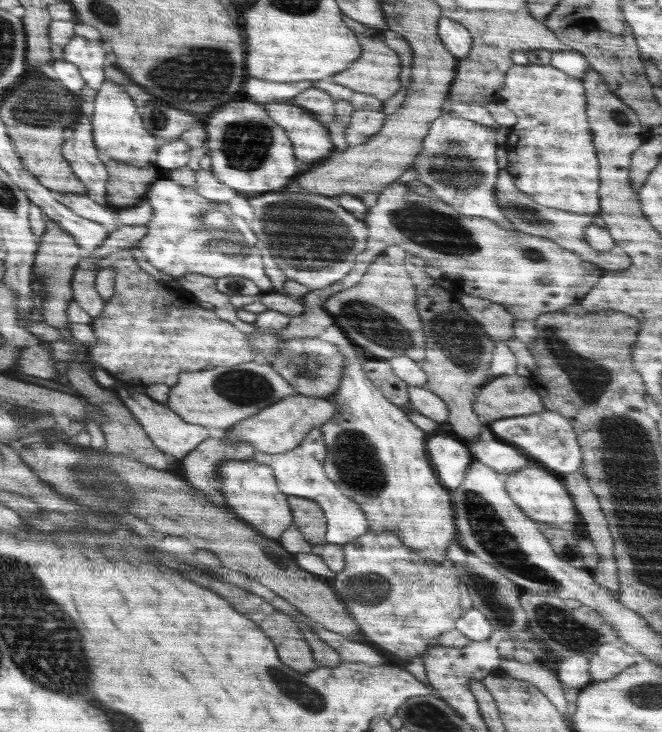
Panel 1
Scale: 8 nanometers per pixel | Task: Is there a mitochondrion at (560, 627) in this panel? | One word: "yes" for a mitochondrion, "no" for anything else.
yes

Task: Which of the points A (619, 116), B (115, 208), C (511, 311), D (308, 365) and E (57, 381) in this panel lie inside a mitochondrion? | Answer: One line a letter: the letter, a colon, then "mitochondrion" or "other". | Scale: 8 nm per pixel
A: mitochondrion
B: other
C: other
D: mitochondrion
E: other

